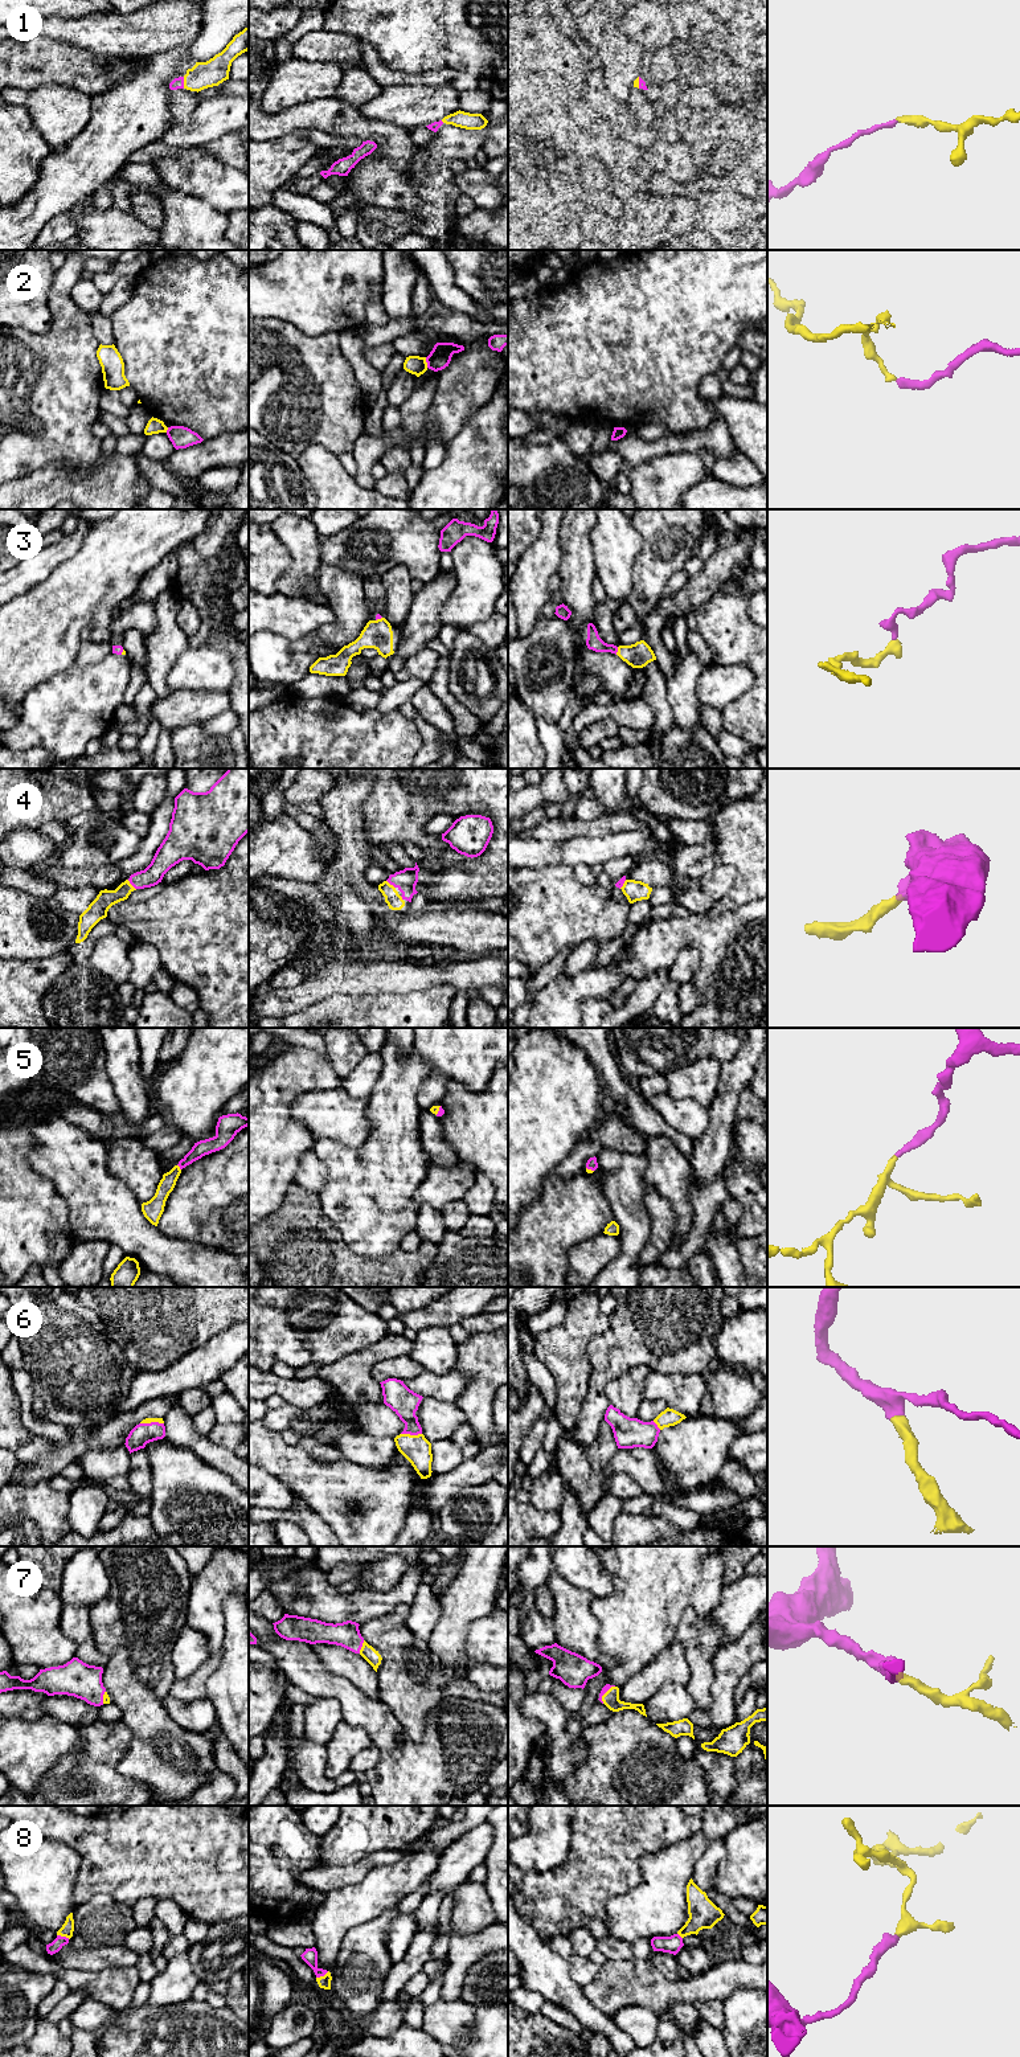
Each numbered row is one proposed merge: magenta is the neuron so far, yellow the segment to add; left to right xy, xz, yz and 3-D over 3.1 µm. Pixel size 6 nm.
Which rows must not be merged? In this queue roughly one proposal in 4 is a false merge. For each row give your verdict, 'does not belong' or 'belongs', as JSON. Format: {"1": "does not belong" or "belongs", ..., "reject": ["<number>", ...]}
{"1": "belongs", "2": "does not belong", "3": "belongs", "4": "belongs", "5": "belongs", "6": "belongs", "7": "belongs", "8": "belongs", "reject": ["2"]}

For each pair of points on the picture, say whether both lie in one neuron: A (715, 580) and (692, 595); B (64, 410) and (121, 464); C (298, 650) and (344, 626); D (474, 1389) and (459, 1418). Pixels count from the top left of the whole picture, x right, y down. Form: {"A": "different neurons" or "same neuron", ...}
{"A": "same neuron", "B": "different neurons", "C": "different neurons", "D": "different neurons"}

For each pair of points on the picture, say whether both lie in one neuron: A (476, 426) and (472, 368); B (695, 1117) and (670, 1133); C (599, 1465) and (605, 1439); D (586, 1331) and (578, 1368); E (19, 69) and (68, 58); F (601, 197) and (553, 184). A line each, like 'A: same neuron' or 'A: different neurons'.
A: different neurons
B: different neurons
C: same neuron
D: same neuron
E: same neuron
F: same neuron

